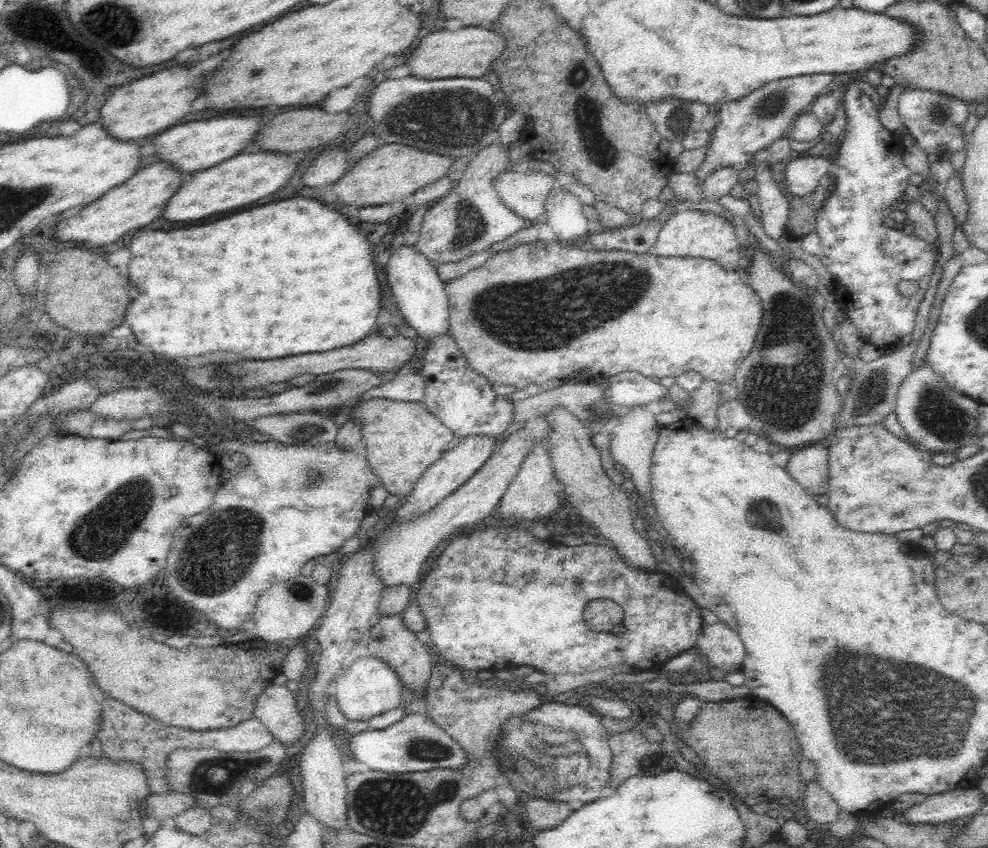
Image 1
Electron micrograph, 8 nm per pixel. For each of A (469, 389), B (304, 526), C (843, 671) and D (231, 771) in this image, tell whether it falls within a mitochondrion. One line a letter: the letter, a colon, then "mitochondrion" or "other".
A: other
B: other
C: mitochondrion
D: mitochondrion

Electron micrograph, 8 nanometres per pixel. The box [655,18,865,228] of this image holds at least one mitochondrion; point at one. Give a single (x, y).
(769, 104)

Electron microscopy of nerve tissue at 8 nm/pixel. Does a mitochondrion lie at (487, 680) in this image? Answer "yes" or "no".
no

